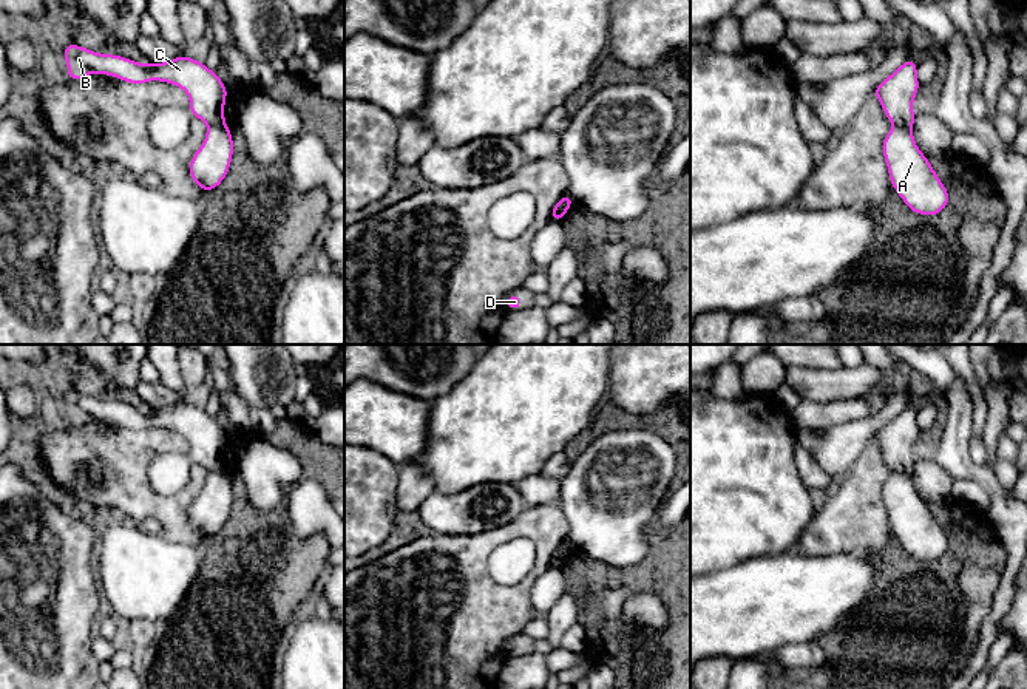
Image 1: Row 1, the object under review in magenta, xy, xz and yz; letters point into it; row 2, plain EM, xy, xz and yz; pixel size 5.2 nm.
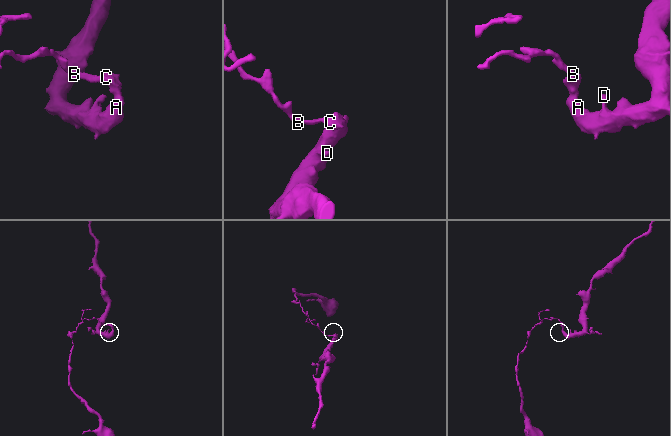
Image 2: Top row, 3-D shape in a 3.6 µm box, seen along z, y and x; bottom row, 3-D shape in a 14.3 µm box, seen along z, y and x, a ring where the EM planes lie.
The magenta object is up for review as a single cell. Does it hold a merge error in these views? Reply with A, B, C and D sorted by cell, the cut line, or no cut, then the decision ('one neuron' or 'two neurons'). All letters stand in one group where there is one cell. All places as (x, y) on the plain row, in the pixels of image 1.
groups A D / B C; cut yz (894, 471), (904, 471), (911, 476); two neurons

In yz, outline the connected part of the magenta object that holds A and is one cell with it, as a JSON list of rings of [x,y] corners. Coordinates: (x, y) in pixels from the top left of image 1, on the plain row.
[[[894,473],[882,487],[891,533],[917,561],[936,562],[950,547],[928,504],[917,494],[913,476]]]

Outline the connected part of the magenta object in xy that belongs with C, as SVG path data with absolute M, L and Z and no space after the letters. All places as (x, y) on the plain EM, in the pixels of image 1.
M73 386L63 395L69 414L66 425L82 426L91 419L117 423L131 431L150 426L167 428L182 434L190 445L188 457L208 473L224 471L227 433L205 409L185 400L162 409L139 409L117 400L100 400L76 391Z

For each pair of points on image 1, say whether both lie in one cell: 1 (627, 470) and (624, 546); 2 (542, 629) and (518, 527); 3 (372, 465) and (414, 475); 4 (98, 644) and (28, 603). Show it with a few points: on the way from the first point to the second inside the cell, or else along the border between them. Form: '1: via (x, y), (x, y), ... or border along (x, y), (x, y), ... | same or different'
1: via (624, 488), (624, 527) | same
2: border along (532, 620), (519, 632) | different
3: border along (400, 465), (394, 507) | different
4: border along (94, 634), (91, 654), (99, 663) | different

